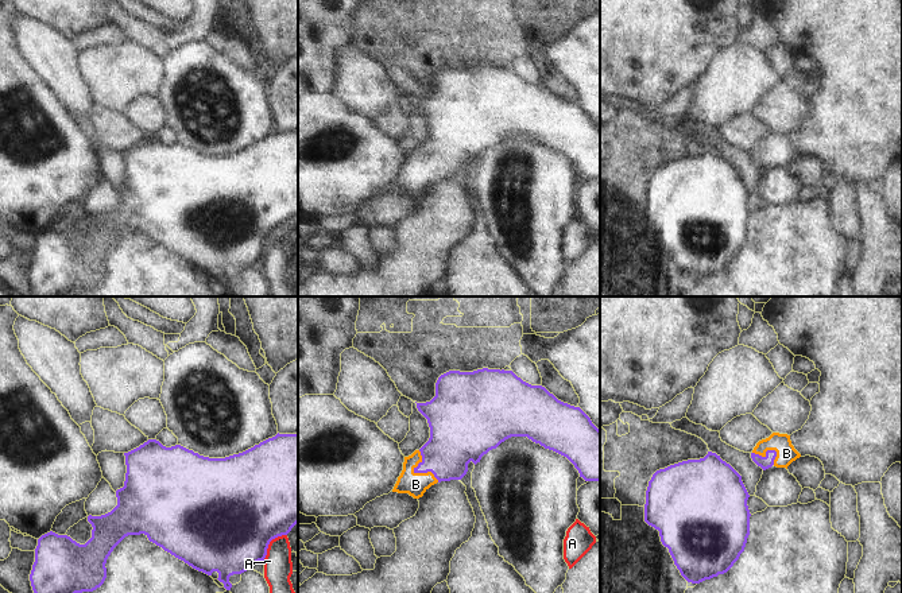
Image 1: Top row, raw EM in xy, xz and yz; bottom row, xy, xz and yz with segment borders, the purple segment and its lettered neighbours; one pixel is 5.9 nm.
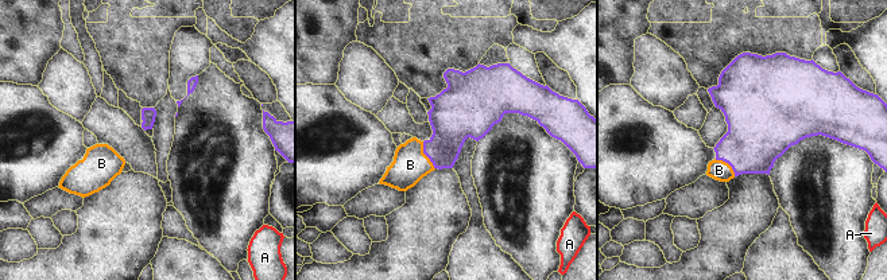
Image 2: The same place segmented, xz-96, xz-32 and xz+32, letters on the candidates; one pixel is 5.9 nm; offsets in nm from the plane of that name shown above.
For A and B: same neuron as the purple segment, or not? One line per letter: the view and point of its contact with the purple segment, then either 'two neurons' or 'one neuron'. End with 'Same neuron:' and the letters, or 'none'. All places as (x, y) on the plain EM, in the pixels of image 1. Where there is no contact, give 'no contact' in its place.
A: meets purple in xy at (268, 241); two neurons
B: meets purple in xz at (417, 170); one neuron
Same neuron: B

